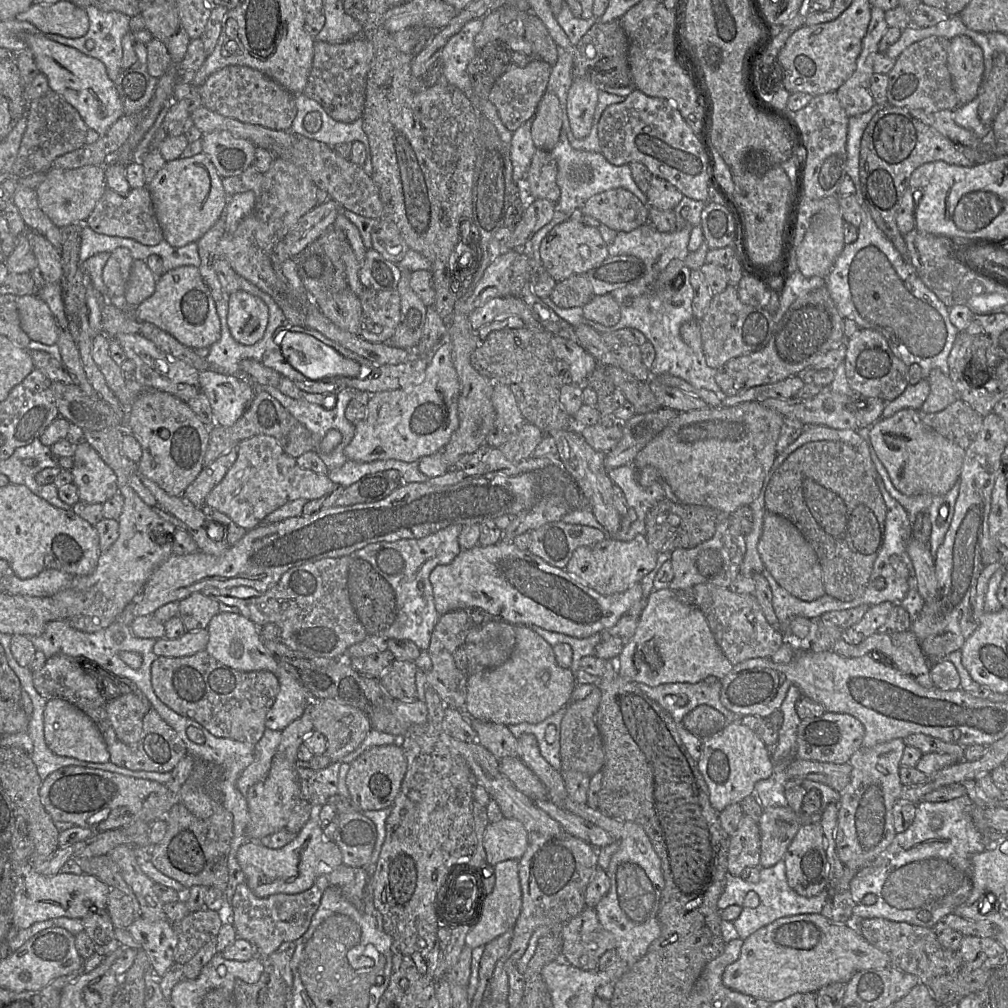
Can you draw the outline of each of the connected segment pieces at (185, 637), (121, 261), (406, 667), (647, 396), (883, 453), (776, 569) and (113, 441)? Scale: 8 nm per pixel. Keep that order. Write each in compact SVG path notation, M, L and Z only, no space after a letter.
M207 628L195 631L186 631L181 637L169 639L158 638L153 646L157 656L183 657L190 656L205 650L209 640Z
M119 247L111 252L102 271L103 282L107 287L109 297L124 297L133 261L127 248Z
M395 659L379 678L381 685L396 701L413 701L417 699L415 661Z
M605 366L616 389L620 389L625 399L634 407L636 414L645 414L661 408L648 382L637 380L619 367Z
M912 408L902 409L889 418L880 419L870 427L869 436L892 483L907 496L945 495L960 477L966 450L924 424L918 412Z
M766 510L758 553L765 569L791 595L803 601L813 601L825 595L818 557L799 529L788 519Z
M110 427L99 431L82 430L83 439L115 472L118 490L124 498L123 510L118 519L117 540L100 553L92 573L73 577L70 587L52 596L61 607L60 620L65 620L71 627L84 632L96 632L113 623L141 591L153 571L173 554L177 527L160 517L129 485L129 478L138 470L138 463L128 459L121 451L124 433L123 427Z

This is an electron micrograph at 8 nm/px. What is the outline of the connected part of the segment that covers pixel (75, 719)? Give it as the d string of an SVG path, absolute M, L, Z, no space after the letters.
M48 699L43 710L44 738L55 754L89 762L108 762L109 752L95 723L83 711L63 699Z

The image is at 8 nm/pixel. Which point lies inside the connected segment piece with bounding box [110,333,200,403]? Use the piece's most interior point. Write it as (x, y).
(154, 369)

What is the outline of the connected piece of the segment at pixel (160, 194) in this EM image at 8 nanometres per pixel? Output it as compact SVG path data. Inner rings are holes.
M204 153L167 162L145 187L150 192L164 240L175 248L197 242L221 217L229 200L222 178Z

